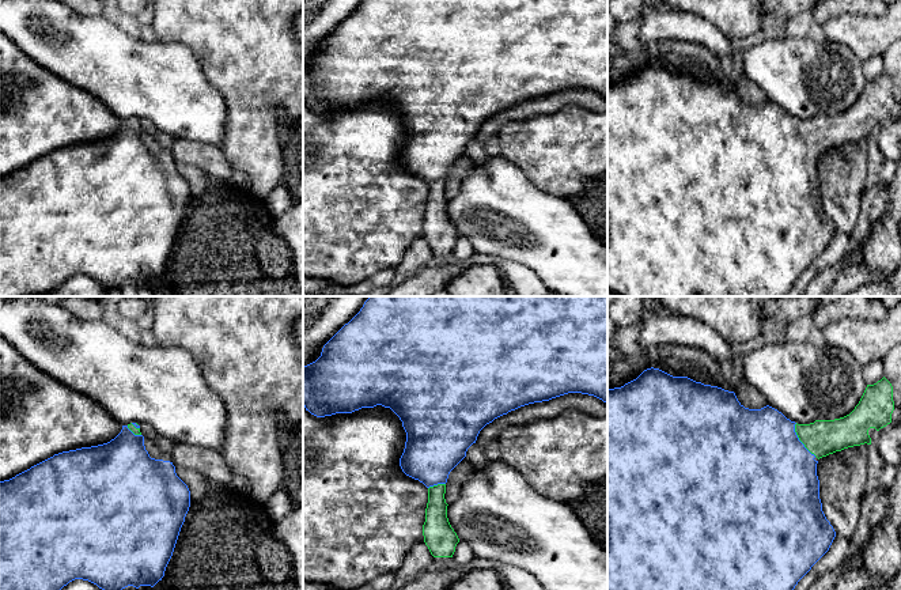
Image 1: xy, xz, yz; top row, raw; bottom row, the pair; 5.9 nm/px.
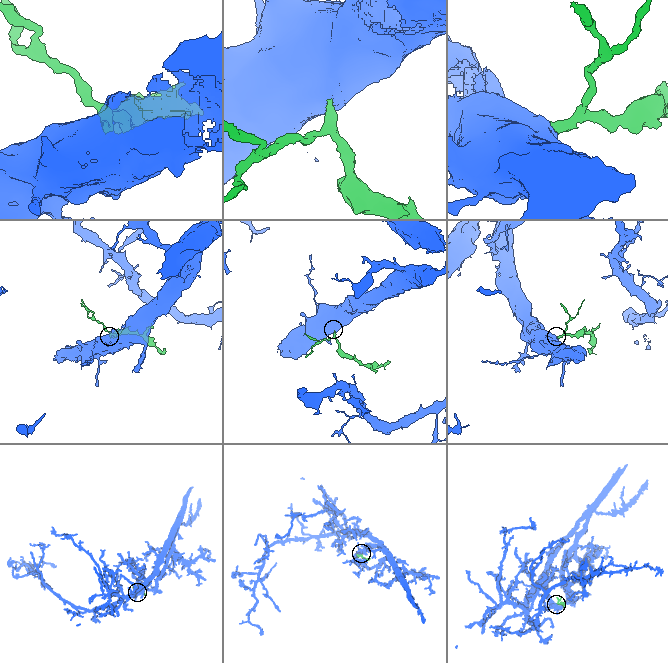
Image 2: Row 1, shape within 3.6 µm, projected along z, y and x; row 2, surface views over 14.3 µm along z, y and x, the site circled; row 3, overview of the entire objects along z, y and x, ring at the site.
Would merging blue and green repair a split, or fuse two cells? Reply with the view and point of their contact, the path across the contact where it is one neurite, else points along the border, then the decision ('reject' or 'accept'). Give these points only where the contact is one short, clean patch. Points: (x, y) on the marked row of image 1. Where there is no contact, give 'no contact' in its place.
meets blue in yz at (799, 441); runs through yz (767, 468), (799, 441), (821, 438); accept

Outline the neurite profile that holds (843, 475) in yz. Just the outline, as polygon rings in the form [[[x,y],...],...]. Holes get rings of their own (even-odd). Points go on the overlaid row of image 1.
[[[864,443],[818,459],[819,499],[826,519],[837,536],[851,540],[860,519],[866,493],[867,451]]]

